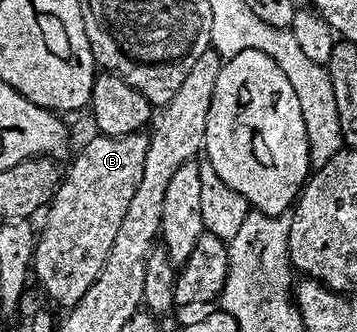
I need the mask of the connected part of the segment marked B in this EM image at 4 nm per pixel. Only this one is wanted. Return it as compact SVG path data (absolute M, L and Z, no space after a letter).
M145 132L129 133L123 137L94 138L79 151L65 170L54 198L45 210L46 222L36 237L32 264L32 277L40 286L42 293L58 305L72 307L96 283L96 275L100 275L100 267L108 259L112 251L112 243L116 240L116 230L124 220L124 211L128 211L128 203L132 203L132 195L136 195L136 187L140 183L140 175L144 173L144 155L148 155L149 136Z

